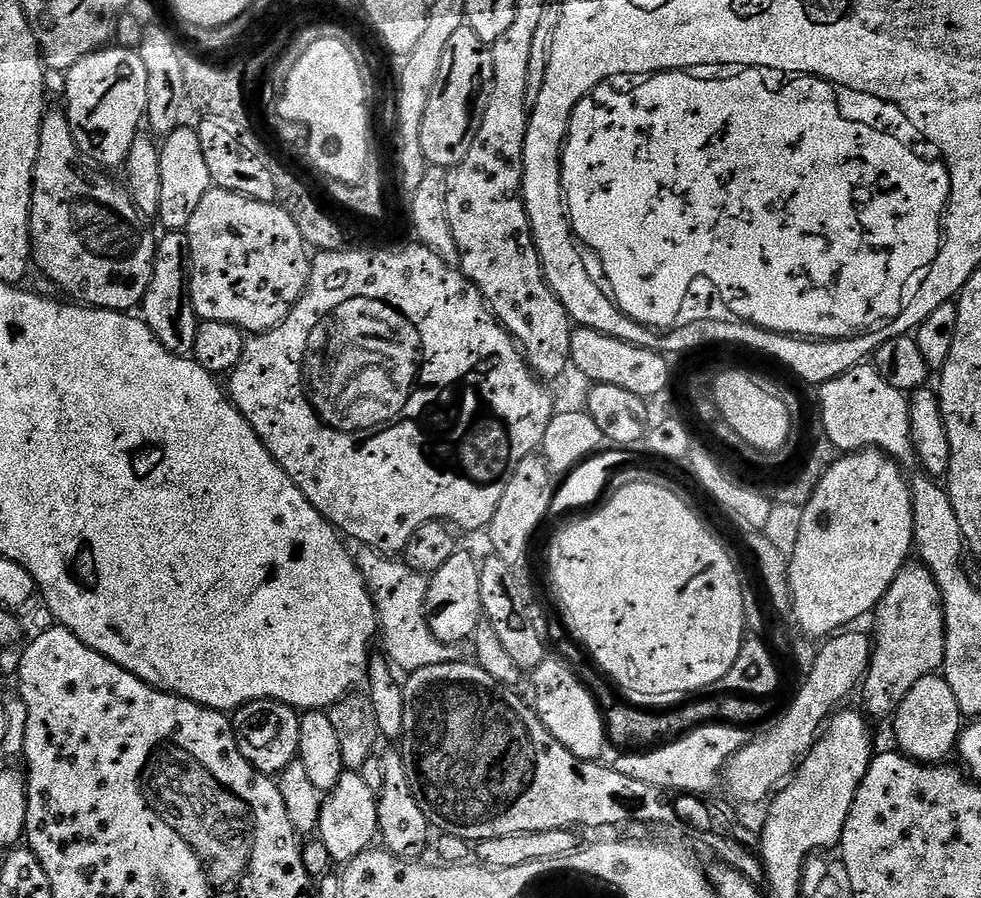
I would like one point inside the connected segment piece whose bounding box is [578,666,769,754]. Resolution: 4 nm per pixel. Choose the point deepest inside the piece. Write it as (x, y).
(632, 729)

